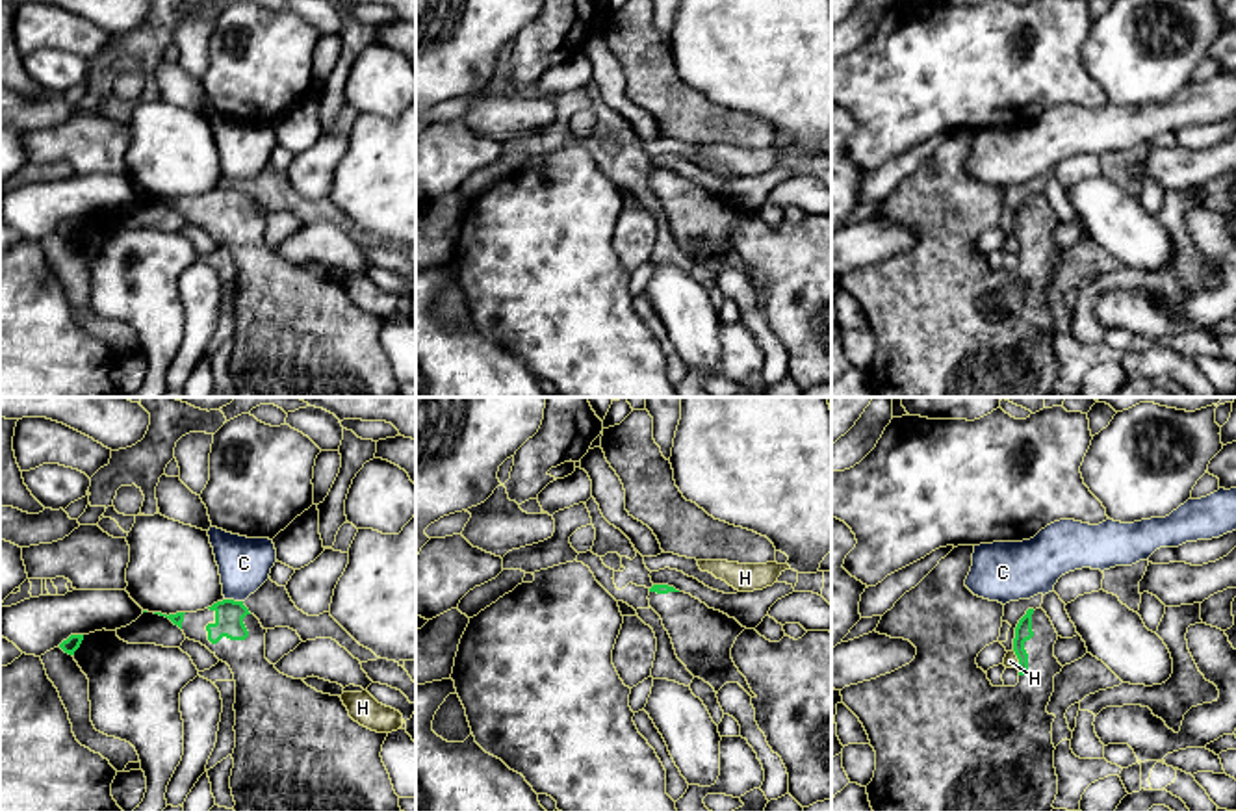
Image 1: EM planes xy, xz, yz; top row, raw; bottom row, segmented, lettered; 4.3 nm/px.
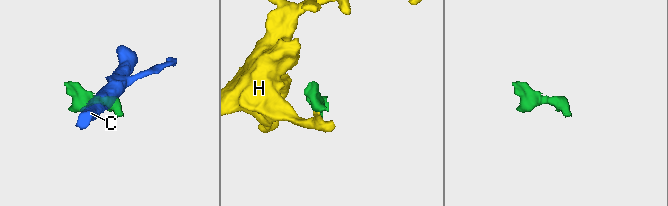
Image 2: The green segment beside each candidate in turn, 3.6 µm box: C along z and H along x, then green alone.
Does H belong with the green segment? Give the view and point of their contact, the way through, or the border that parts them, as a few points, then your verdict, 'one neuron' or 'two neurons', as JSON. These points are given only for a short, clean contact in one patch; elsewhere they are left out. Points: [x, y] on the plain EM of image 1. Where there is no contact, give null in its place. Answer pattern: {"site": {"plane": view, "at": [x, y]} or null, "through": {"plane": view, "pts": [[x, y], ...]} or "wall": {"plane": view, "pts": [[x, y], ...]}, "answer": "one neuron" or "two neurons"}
{"site": {"plane": "yz", "at": [1017, 242]}, "wall": {"plane": "yz", "pts": [[1014, 234], [1017, 251]]}, "answer": "two neurons"}

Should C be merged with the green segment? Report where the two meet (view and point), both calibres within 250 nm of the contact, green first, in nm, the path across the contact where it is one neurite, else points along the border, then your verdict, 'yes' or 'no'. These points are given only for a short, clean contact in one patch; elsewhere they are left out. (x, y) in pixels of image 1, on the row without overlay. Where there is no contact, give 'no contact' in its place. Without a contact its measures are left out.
xy (232, 184) | 130/220 nm | along xy (225, 182), (242, 186) | no

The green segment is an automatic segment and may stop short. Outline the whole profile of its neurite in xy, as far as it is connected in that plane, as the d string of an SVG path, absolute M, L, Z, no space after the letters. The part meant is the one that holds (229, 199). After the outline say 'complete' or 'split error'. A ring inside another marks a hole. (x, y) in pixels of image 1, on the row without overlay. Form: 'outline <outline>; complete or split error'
outline M223 184L223 186L217 186L217 187L213 187L213 189L212 189L212 191L208 191L208 193L204 193L204 195L197 195L197 197L176 197L176 199L169 199L169 200L167 200L167 199L161 199L161 197L154 197L154 199L160 199L160 200L165 200L165 202L169 202L169 204L171 204L171 206L173 206L173 208L174 208L174 210L178 210L178 212L180 212L180 213L182 213L182 215L184 215L184 219L186 219L186 223L189 223L189 225L195 225L195 226L200 226L200 228L202 228L202 230L206 230L206 232L208 232L208 234L210 234L210 236L212 236L212 238L213 238L213 239L215 239L215 241L217 241L217 243L219 243L219 245L223 245L223 247L226 247L226 249L228 249L228 251L230 251L230 254L232 254L232 258L234 258L234 265L236 265L236 288L234 288L234 295L236 295L236 310L234 310L234 315L236 315L236 332L234 332L234 338L232 338L232 343L234 343L234 353L232 353L232 360L230 360L230 373L232 373L232 380L234 380L234 386L236 386L236 390L234 390L234 395L236 395L236 397L399 397L399 395L401 395L401 392L399 392L399 380L397 380L397 379L395 379L395 375L393 375L393 369L392 369L392 364L390 364L390 358L388 358L388 354L386 354L386 351L384 351L384 347L382 347L382 341L380 341L380 336L382 336L382 328L384 328L384 325L386 325L386 321L388 321L388 317L377 317L377 315L371 315L371 314L367 314L367 312L364 312L364 310L360 310L360 308L358 308L358 306L354 306L354 304L353 304L353 303L351 303L351 301L349 301L349 295L347 295L347 291L345 291L345 290L343 290L343 286L341 286L341 282L340 282L340 280L330 280L330 278L323 278L323 277L317 277L317 275L315 275L315 273L312 273L312 271L308 271L308 269L306 269L306 267L304 267L304 265L303 265L303 264L293 264L293 262L288 262L288 260L284 260L284 258L280 258L280 256L278 256L278 254L277 254L277 252L275 252L275 249L271 249L271 247L269 247L269 245L267 245L267 243L265 243L265 217L267 217L267 213L264 213L264 212L262 212L262 208L260 208L260 204L258 204L258 202L256 202L256 200L254 200L254 199L251 199L251 197L249 197L249 193L247 193L247 191L245 191L245 189L243 189L243 186L234 186L234 184Z; split error

